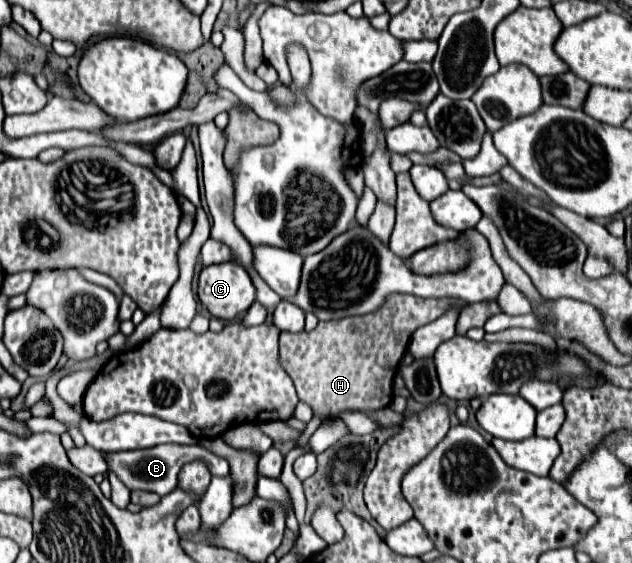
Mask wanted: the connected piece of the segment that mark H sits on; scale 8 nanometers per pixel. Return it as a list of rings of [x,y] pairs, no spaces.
[[[393,294],[373,314],[319,322],[315,326],[315,330],[311,330],[311,332],[299,332],[299,334],[281,332],[281,336],[279,336],[281,366],[291,376],[291,380],[293,380],[293,384],[297,388],[299,400],[309,404],[313,414],[321,416],[323,420],[335,420],[335,418],[341,418],[347,412],[363,412],[363,410],[387,408],[391,398],[393,398],[393,378],[399,372],[399,360],[407,350],[411,334],[419,326],[425,326],[425,324],[433,322],[435,318],[439,318],[455,302],[465,306],[465,302],[451,300],[451,298],[425,300],[425,298],[407,296],[407,294]]]

